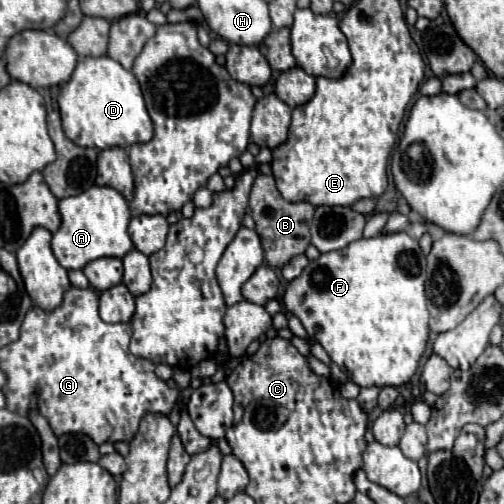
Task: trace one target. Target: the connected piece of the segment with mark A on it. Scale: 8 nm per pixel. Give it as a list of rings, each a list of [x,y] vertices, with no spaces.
[[[91,187],[89,191],[83,191],[81,195],[65,197],[59,201],[59,213],[61,213],[61,227],[57,233],[53,233],[53,253],[57,261],[65,269],[83,269],[89,261],[95,261],[99,257],[125,257],[131,249],[131,237],[127,233],[131,213],[127,199],[115,191],[113,187]]]

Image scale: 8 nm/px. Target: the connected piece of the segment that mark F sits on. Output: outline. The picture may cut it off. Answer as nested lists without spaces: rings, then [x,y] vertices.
[[[407,233],[359,239],[341,251],[329,251],[317,261],[311,261],[301,277],[287,285],[283,303],[287,311],[301,319],[305,331],[323,345],[331,361],[347,371],[355,385],[401,387],[413,379],[429,339],[425,267],[427,261],[419,243]]]

